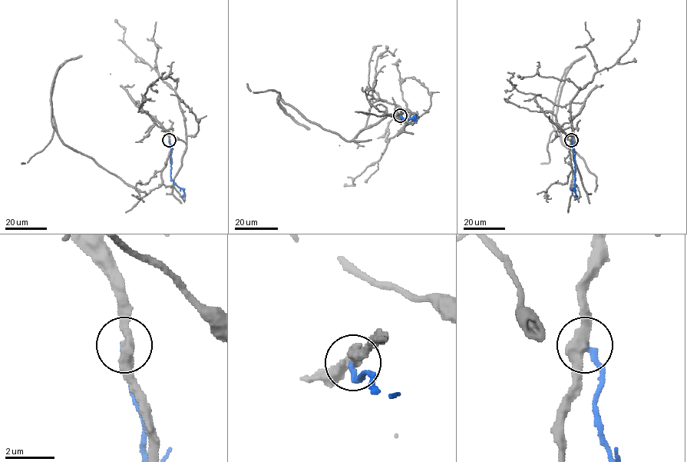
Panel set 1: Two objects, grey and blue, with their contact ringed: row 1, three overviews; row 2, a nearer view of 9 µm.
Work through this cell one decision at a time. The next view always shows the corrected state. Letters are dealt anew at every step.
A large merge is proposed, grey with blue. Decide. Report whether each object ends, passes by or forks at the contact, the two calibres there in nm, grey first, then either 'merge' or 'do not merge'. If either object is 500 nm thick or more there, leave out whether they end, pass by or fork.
grey passes by | blue ends | 440/190 nm | do not merge

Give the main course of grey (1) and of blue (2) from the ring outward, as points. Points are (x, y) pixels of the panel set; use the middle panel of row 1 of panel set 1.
1: (400, 115), (377, 116), (371, 139), (346, 141), (279, 99), (286, 113), (279, 92), (252, 92), (247, 83)
2: (400, 115), (401, 119), (410, 119), (414, 116), (416, 120), (414, 119)

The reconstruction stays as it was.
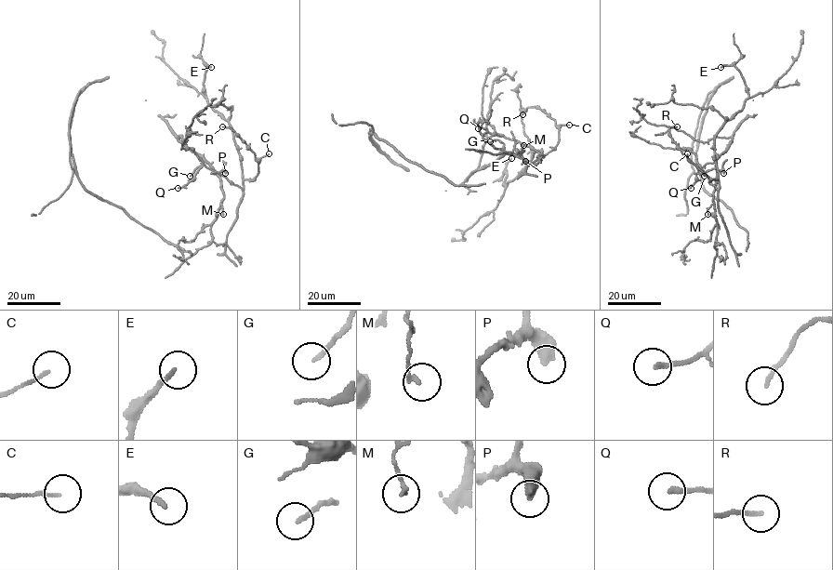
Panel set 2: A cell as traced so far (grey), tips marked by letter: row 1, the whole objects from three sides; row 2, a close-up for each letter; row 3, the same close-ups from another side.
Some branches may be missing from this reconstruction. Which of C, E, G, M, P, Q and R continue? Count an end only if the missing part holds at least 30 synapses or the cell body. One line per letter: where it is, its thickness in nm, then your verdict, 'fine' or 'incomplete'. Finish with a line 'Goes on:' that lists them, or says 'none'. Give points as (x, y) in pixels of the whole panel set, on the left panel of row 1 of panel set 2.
C: place (269, 153); calibre 100 nm; fine
E: place (211, 67); calibre 180 nm; incomplete
G: place (190, 176); calibre 170 nm; fine
M: place (223, 214); calibre 160 nm; fine
P: place (225, 173); calibre 500 nm; fine
Q: place (178, 188); calibre 200 nm; incomplete
R: place (222, 126); calibre 170 nm; fine
Goes on: E, Q

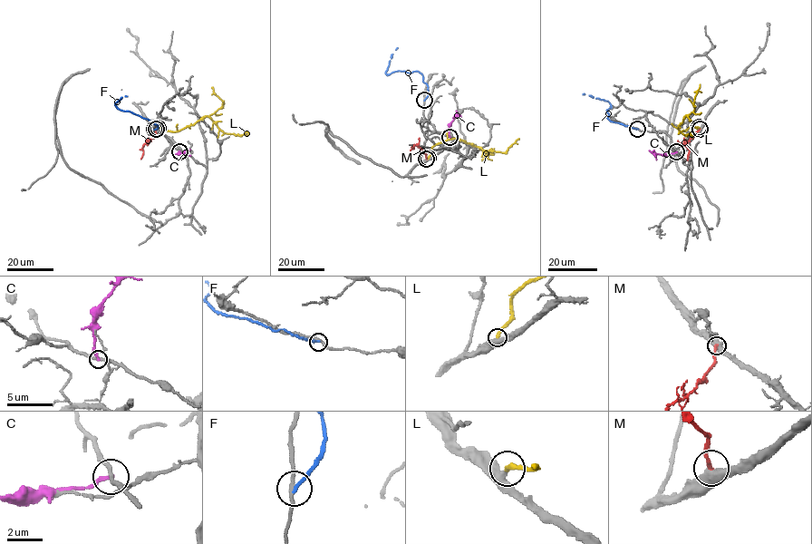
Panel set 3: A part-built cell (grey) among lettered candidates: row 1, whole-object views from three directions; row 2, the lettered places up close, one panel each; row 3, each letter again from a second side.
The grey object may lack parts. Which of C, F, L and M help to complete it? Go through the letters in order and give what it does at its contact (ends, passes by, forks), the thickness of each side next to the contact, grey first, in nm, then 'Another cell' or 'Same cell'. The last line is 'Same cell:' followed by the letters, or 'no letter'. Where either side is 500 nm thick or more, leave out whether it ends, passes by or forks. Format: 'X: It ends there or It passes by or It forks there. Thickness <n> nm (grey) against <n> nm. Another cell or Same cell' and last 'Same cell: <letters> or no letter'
C: It ends there. Thickness 220 nm (grey) against 240 nm. Another cell
F: It ends there. Thickness 200 nm (grey) against 200 nm. Another cell
L: It ends there. Thickness 360 nm (grey) against 280 nm. Same cell
M: Thickness 550 nm (grey) against 220 nm. Another cell
Same cell: L

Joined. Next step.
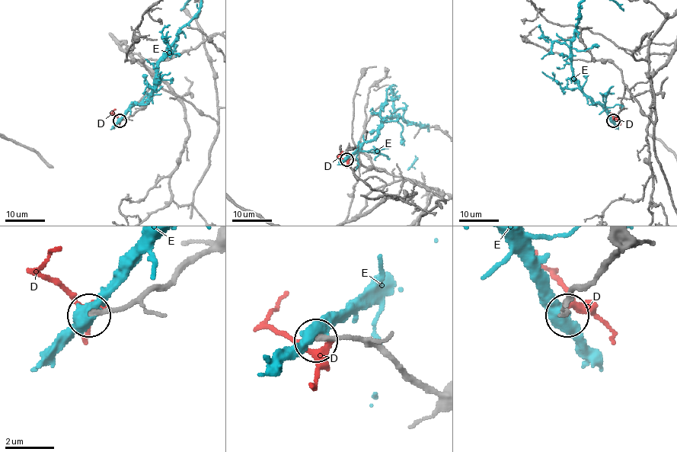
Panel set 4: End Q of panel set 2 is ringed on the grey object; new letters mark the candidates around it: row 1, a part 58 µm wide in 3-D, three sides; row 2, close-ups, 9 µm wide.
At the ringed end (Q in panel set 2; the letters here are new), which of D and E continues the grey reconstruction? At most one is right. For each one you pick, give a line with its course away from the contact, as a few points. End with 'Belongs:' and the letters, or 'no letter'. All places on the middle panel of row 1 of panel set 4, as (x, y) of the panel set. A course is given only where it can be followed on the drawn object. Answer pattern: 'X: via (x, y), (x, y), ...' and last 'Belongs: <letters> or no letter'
Belongs: no letter

